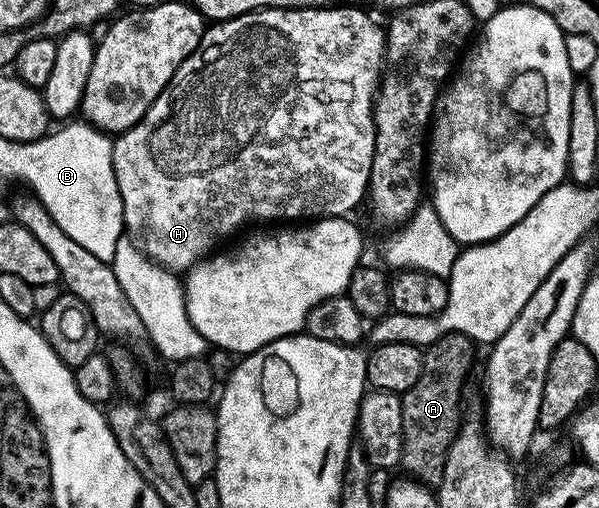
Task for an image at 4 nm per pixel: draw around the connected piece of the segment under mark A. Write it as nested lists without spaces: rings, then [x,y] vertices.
[[[451,333],[435,342],[423,353],[423,367],[411,389],[402,392],[403,449],[399,467],[406,476],[435,489],[442,483],[446,453],[460,426],[459,403],[463,381],[473,363],[472,340],[463,334]]]

